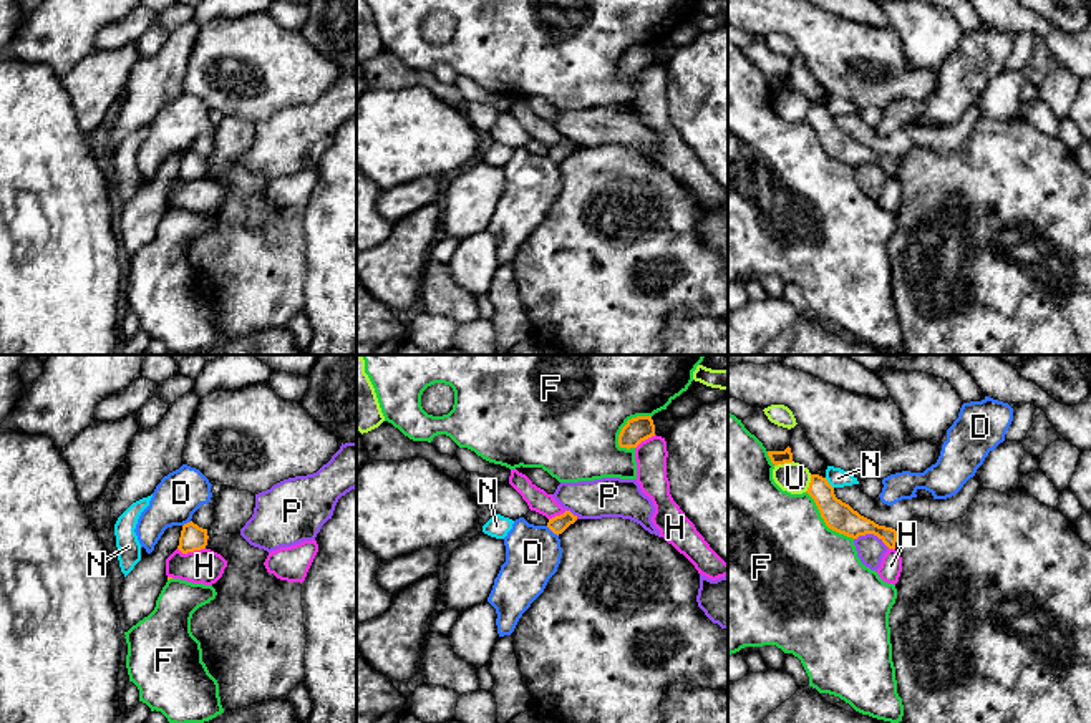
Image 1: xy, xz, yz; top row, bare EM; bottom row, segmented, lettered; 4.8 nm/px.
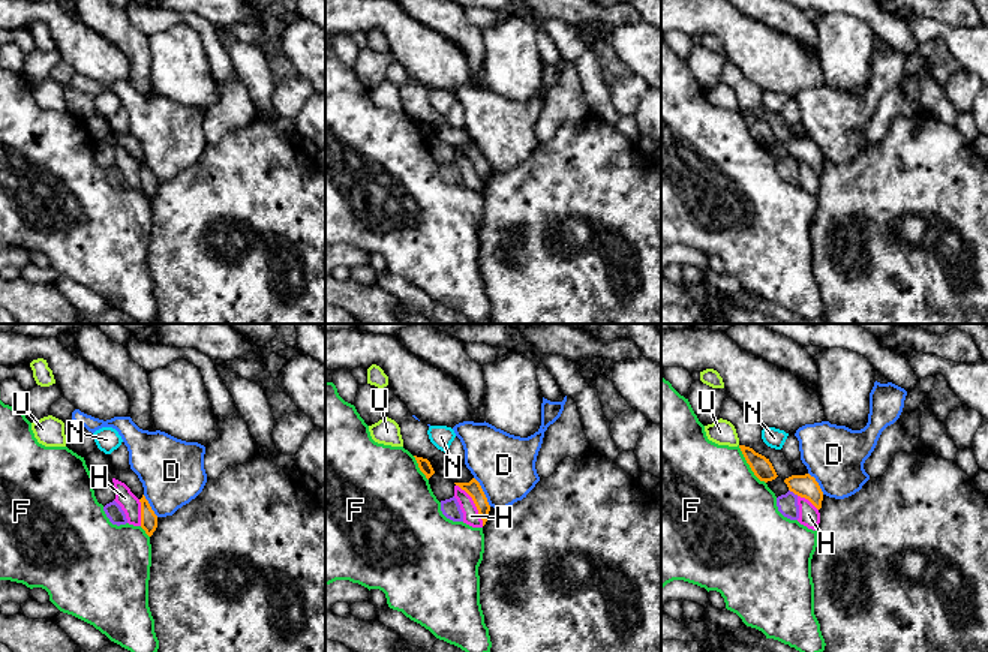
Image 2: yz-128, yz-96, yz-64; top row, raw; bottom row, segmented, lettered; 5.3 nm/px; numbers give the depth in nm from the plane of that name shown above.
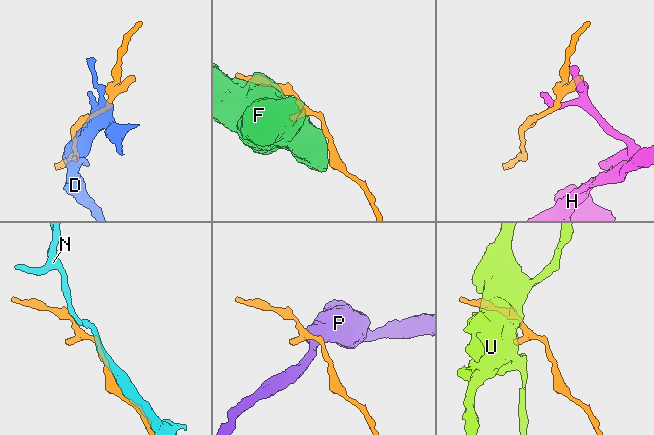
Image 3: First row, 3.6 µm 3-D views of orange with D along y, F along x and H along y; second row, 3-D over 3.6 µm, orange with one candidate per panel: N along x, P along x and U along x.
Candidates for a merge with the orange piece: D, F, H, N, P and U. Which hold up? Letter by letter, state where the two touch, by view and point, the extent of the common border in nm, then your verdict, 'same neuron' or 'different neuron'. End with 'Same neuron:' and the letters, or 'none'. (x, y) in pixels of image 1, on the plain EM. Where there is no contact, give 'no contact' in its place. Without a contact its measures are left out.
D: xz (552, 160) | 80 nm | different neuron
F: xz (627, 50) | 220 nm | different neuron
H: xy (191, 179) | 140 nm | different neuron
N: yz (828, 111) | 70 nm | different neuron
P: yz (872, 161) | 180 nm | different neuron
U: yz (783, 92) | 100 nm | different neuron
Same neuron: none

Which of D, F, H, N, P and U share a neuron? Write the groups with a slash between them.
D / F / H / N / P / U

